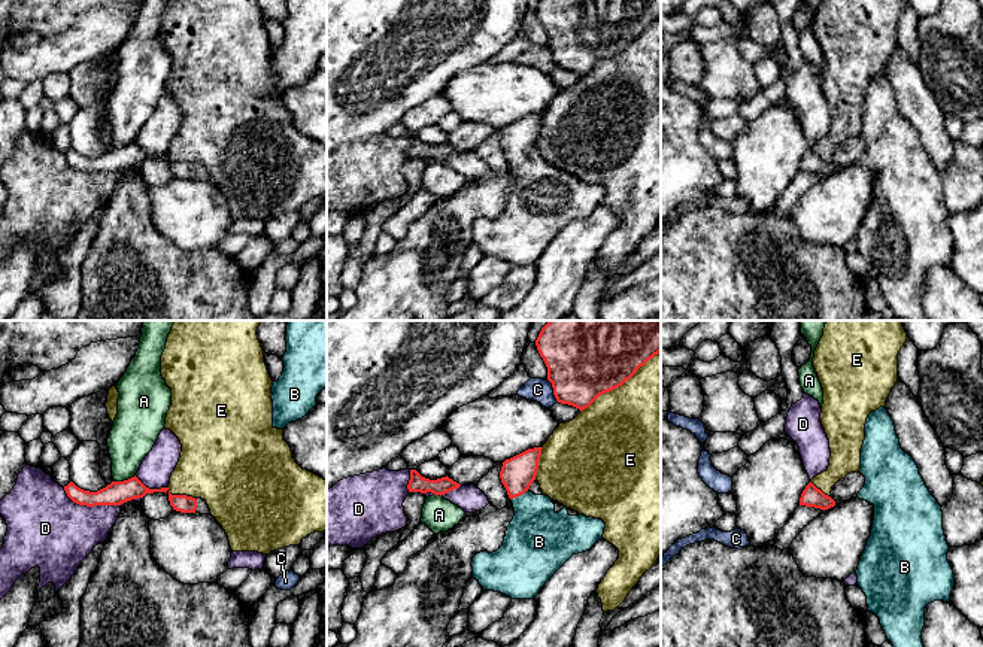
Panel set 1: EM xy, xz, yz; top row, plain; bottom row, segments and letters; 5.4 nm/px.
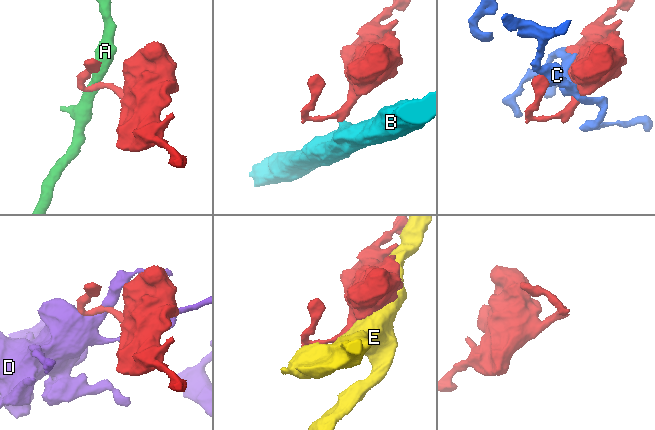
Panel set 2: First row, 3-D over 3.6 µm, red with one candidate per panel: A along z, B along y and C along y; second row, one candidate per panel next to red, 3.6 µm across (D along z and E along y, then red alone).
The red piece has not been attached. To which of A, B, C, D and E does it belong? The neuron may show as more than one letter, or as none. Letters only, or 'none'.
B

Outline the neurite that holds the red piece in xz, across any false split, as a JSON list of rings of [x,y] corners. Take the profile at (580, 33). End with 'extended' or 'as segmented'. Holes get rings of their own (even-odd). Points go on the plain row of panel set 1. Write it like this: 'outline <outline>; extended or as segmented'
outline [[[538,0],[536,12],[547,33],[556,67],[582,78],[600,61],[622,52],[658,21],[661,0]]]; as segmented

